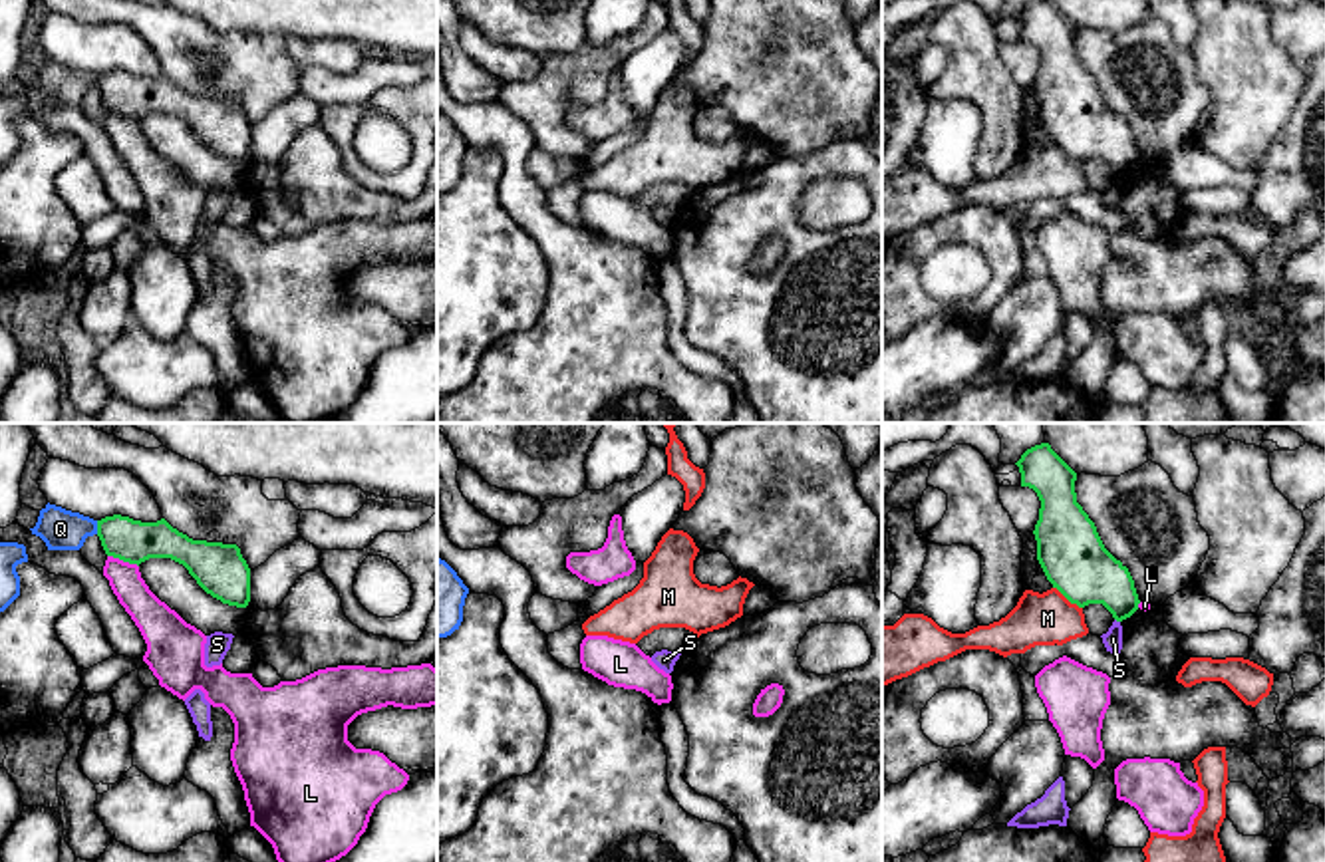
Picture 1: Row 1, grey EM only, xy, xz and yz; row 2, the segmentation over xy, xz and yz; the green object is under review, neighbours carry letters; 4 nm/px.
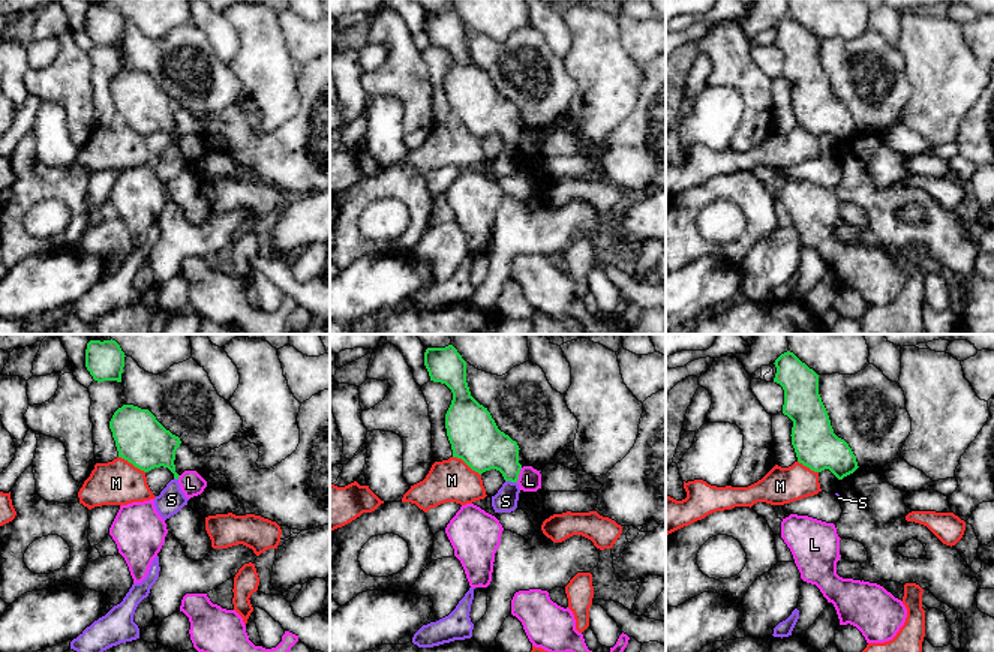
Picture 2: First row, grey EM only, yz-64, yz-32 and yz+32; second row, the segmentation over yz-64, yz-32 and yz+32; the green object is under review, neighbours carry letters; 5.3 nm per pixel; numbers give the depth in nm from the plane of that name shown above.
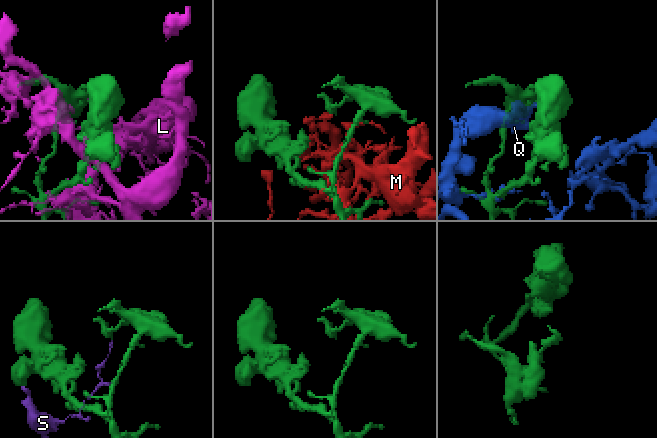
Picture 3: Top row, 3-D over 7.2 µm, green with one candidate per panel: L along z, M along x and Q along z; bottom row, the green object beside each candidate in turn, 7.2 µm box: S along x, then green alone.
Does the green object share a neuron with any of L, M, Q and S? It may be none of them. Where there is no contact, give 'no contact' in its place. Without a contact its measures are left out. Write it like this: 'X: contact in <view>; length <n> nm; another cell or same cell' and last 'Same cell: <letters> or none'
L: contact in xy; length 140 nm; another cell
M: contact in yz; length 150 nm; another cell
Q: contact in xy; length 60 nm; another cell
S: contact in yz; length 30 nm; another cell
Same cell: none

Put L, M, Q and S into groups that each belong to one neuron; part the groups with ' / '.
L / M / Q / S

